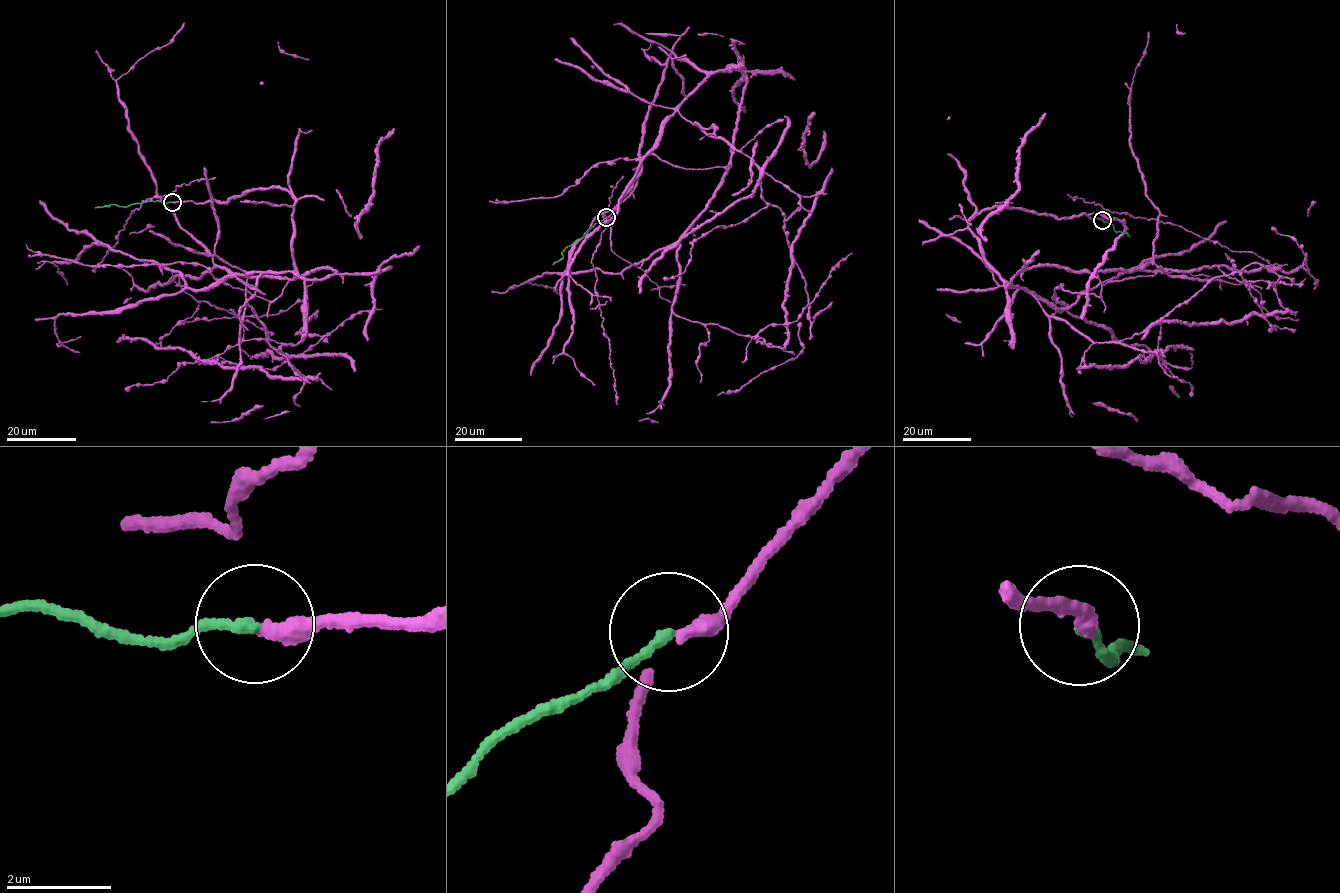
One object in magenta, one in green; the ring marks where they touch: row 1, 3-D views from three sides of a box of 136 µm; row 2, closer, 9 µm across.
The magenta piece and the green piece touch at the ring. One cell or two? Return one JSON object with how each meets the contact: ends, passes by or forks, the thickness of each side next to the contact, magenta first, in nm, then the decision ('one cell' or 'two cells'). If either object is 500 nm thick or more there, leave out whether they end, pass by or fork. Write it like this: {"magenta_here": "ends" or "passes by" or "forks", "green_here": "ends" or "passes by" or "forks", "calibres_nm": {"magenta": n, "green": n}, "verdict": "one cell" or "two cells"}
{"magenta_here": "ends", "green_here": "ends", "calibres_nm": {"magenta": 320, "green": 180}, "verdict": "one cell"}

